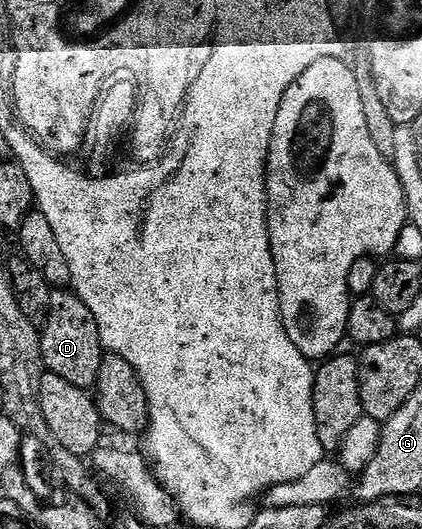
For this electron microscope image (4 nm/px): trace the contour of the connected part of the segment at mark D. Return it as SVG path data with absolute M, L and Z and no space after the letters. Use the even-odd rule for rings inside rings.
M52 289L51 299L49 300L49 312L41 333L41 356L43 357L46 373L61 376L64 380L69 380L69 384L77 384L77 388L90 391L97 380L97 372L101 372L101 360L105 351L103 341L99 335L99 329L97 328L97 320L93 320L93 312L89 312L85 300L81 300L74 289Z

